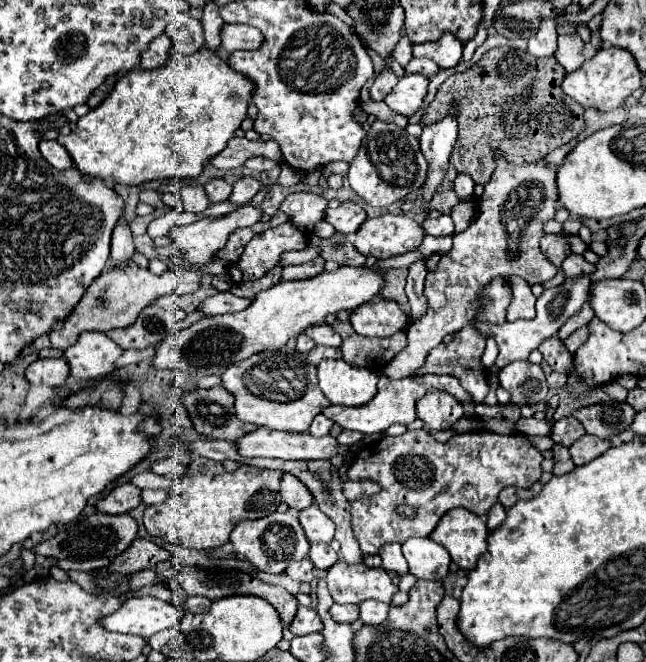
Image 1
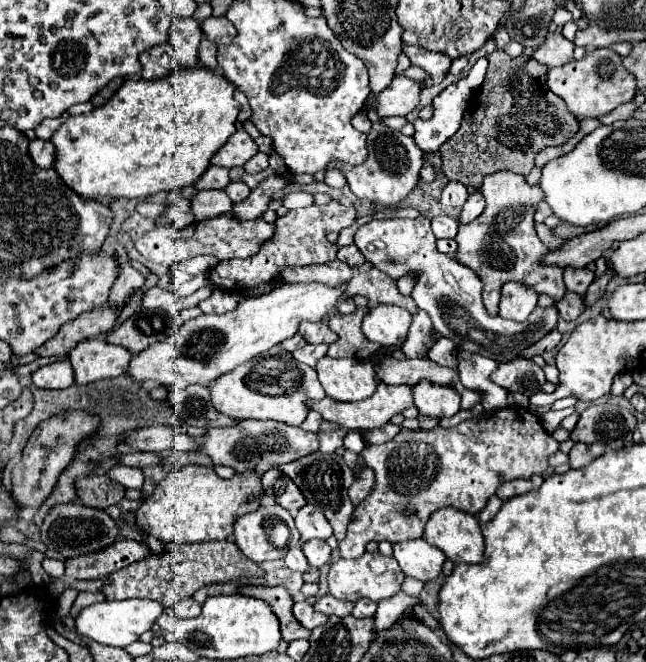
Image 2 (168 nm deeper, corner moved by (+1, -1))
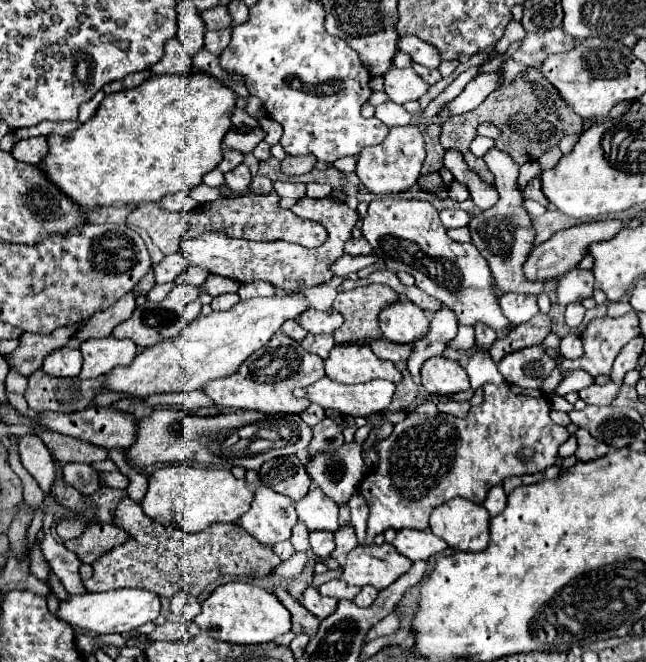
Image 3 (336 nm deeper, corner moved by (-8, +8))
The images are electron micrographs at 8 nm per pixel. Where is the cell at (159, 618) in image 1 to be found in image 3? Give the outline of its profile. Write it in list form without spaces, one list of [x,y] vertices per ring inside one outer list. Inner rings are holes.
[[[109,590],[109,592],[85,592],[73,594],[69,600],[59,602],[57,618],[67,622],[69,626],[91,630],[95,634],[123,634],[127,630],[135,630],[145,622],[153,622],[159,616],[159,596],[147,590]]]

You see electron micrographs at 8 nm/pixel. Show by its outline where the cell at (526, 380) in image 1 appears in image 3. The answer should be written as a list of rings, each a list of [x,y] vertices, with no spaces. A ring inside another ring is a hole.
[[[529,346],[519,352],[511,352],[511,356],[505,356],[497,364],[503,378],[521,388],[539,388],[555,366],[555,360],[545,354],[543,346]]]

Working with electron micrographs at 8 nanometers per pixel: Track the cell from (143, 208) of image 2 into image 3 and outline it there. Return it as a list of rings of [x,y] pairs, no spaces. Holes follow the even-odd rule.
[[[171,194],[171,196],[163,198],[159,202],[159,206],[177,212],[177,210],[193,210],[197,204],[195,204],[195,200],[191,200],[189,194]]]

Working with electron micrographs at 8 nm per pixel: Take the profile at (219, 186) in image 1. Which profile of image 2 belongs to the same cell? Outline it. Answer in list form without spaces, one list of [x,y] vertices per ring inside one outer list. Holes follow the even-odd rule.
[[[210,165],[210,167],[206,169],[206,173],[194,183],[194,187],[196,187],[198,191],[202,191],[202,189],[224,189],[228,183],[230,183],[230,179],[228,179],[228,169]]]

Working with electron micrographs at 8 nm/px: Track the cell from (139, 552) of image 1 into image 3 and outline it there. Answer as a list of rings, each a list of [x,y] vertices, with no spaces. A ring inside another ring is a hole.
[[[89,524],[81,536],[65,540],[65,548],[75,552],[83,564],[93,564],[103,552],[123,544],[127,540],[127,532],[113,524]]]

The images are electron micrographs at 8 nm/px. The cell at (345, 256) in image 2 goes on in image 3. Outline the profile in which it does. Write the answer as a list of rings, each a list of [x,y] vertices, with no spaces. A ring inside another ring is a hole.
[[[351,238],[349,242],[345,242],[345,252],[347,254],[373,254],[365,238]]]

